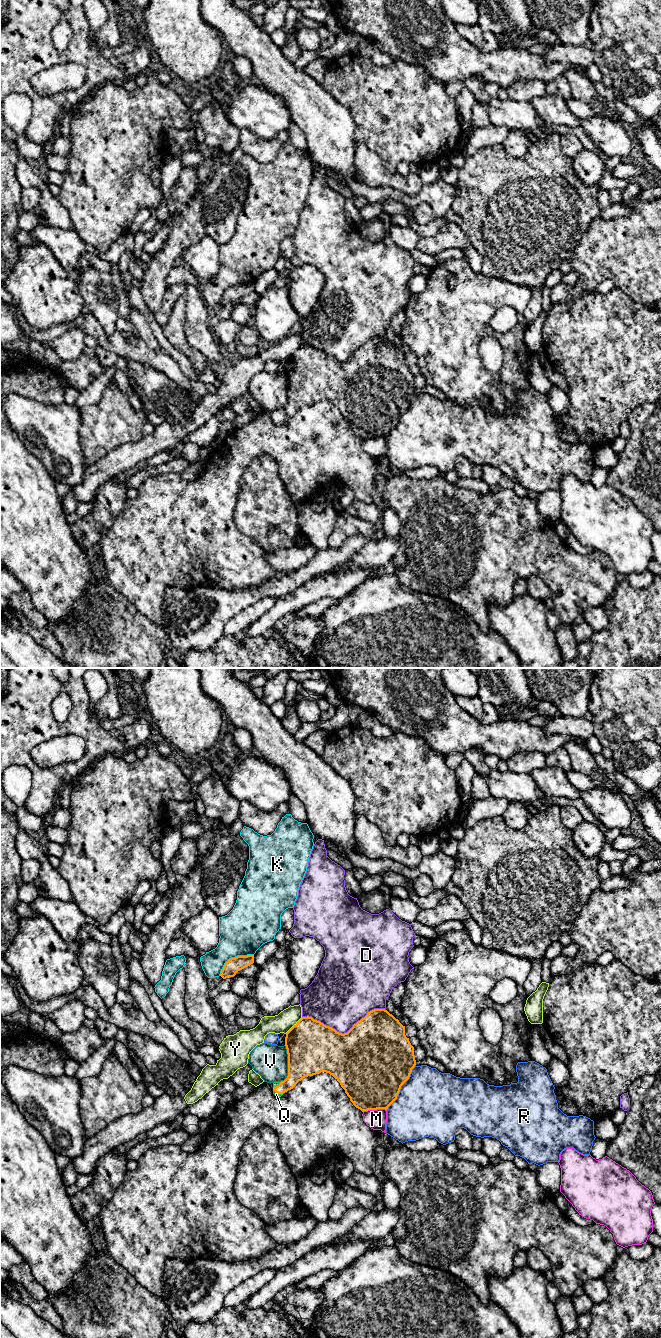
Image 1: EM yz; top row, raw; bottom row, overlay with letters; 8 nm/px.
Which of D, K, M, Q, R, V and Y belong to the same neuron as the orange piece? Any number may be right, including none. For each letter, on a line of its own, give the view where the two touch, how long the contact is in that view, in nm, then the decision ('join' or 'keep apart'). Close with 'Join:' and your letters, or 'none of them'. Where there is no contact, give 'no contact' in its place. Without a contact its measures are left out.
D: yz | 700 nm | keep apart
K: yz | 320 nm | keep apart
M: yz | 190 nm | keep apart
Q: yz | 90 nm | join
R: yz | 440 nm | keep apart
V: yz | 300 nm | keep apart
Y: yz | 190 nm | keep apart
Join: Q

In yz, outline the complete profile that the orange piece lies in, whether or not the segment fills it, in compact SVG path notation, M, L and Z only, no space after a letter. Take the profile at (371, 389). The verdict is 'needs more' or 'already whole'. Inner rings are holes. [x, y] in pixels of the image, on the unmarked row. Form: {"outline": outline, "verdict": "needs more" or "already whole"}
{"outline": "M374 337L358 349L347 361L339 361L312 345L302 345L285 365L288 382L288 404L284 409L273 411L273 422L281 425L293 417L303 406L321 400L332 403L345 418L353 433L362 440L385 437L397 427L401 414L409 407L416 393L414 375L405 363L405 354L385 337Z", "verdict": "needs more"}

